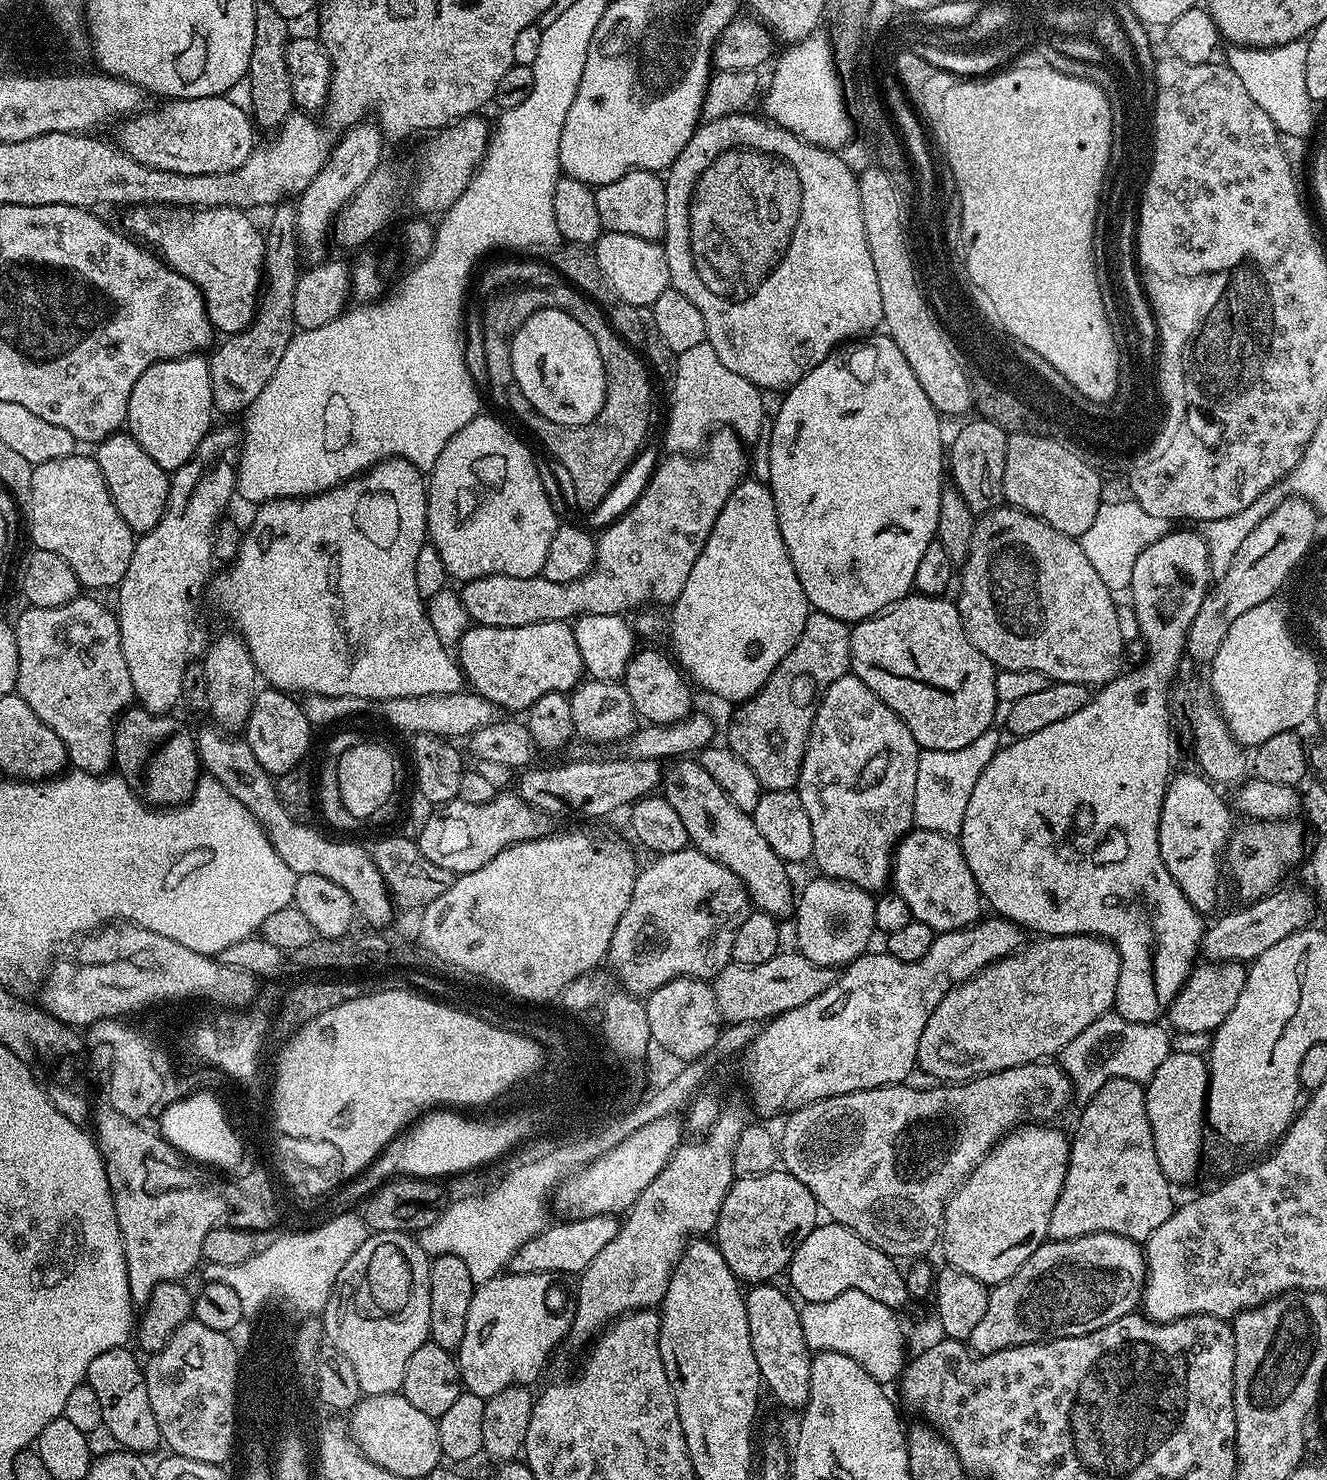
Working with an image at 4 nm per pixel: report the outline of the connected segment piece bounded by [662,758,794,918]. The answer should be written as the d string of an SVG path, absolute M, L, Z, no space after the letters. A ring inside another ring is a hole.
M680 758L669 763L662 776L662 794L678 818L682 818L686 826L688 843L697 848L706 858L714 858L722 866L726 866L744 883L748 891L748 899L761 912L768 912L771 916L783 918L791 917L794 912L794 888L792 880L788 877L789 865L770 850L770 842L762 838L758 826L751 815L734 806L730 798L706 774L699 759Z

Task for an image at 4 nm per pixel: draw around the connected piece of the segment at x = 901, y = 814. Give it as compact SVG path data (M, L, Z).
M857 676L838 678L824 691L808 735L808 749L804 751L798 781L802 806L806 806L814 830L811 859L816 860L823 875L873 894L889 887L892 853L898 841L914 827L914 782L918 782L921 751L902 718Z

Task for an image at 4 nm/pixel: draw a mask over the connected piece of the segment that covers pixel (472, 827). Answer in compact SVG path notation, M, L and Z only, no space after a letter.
M497 791L495 798L485 804L475 804L455 799L449 804L441 804L430 814L430 822L422 826L418 843L422 854L454 874L473 872L484 868L490 858L502 854L512 844L537 840L553 831L553 817L547 812L530 806L515 791Z

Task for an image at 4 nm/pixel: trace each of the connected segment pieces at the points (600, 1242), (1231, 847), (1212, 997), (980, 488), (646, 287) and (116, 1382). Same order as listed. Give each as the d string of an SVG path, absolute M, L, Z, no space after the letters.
M595 1216L581 1220L565 1219L564 1224L549 1223L542 1234L534 1234L526 1246L520 1246L510 1258L507 1271L511 1274L530 1274L531 1272L574 1272L581 1274L594 1261L594 1257L618 1234L621 1221L616 1216Z
M1253 819L1252 828L1237 827L1228 838L1226 860L1232 863L1236 871L1236 888L1240 891L1241 901L1260 900L1270 892L1281 887L1284 875L1299 862L1305 859L1304 828L1299 819L1262 820Z
M1217 960L1193 967L1188 981L1168 1007L1166 1020L1176 1027L1173 1029L1177 1033L1215 1032L1218 1026L1222 1026L1222 1022L1226 1022L1226 1014L1238 1006L1238 994L1242 994L1242 986L1246 986L1247 977L1248 969L1239 960Z
M975 418L964 424L950 440L946 452L946 468L951 483L962 494L966 506L974 514L989 512L991 508L1001 507L1004 500L1004 475L1006 474L1006 446L1009 433L994 422Z
M601 231L594 245L594 255L609 289L616 293L618 299L632 304L635 308L647 309L656 301L658 294L665 292L670 286L670 266L666 262L663 243L646 238L634 238L634 234Z
M127 1347L104 1349L102 1354L98 1354L98 1358L94 1358L94 1362L90 1362L86 1382L92 1387L94 1394L98 1394L98 1406L102 1406L103 1431L108 1431L120 1443L117 1445L121 1449L145 1454L144 1452L152 1452L156 1447L161 1447L162 1441L158 1422L154 1420L154 1410L150 1410L150 1398L146 1394L144 1385L144 1373L141 1365L136 1365L137 1353L128 1351Z

